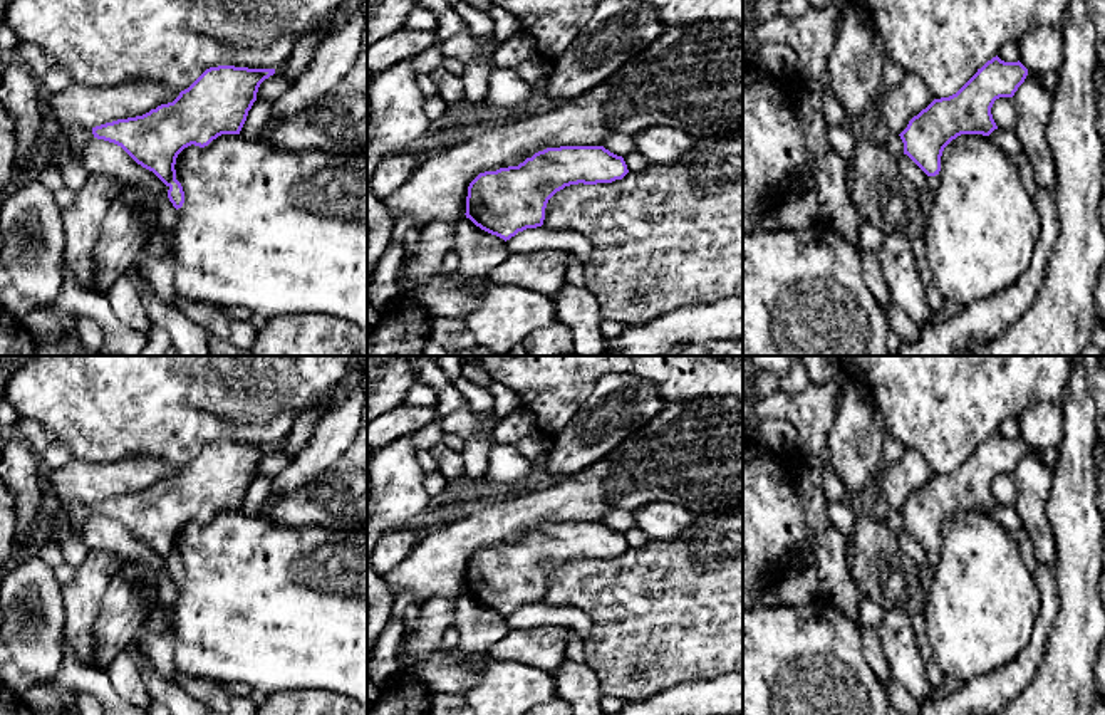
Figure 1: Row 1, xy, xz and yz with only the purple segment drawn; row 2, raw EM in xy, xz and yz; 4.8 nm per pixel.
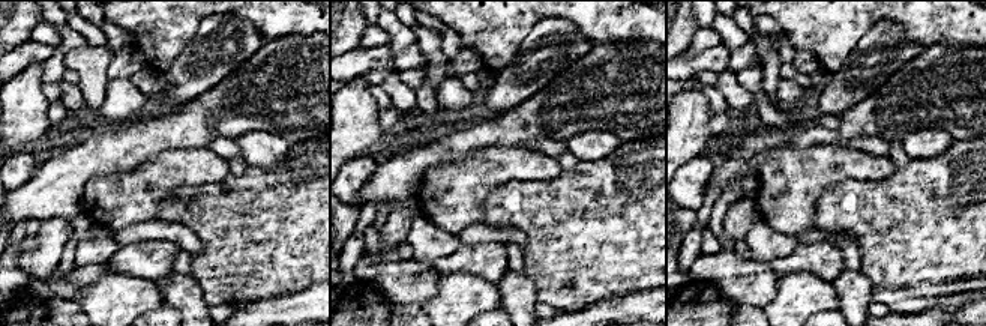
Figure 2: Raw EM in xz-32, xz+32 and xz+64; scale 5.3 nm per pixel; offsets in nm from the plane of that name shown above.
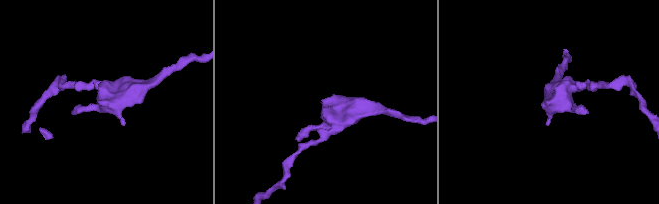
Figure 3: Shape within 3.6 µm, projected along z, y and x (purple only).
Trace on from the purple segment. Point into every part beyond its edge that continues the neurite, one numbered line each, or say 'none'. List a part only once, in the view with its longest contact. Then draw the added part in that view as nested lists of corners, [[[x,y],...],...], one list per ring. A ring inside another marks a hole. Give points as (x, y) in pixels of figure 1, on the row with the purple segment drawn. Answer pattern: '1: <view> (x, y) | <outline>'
1: xy (69, 141) | [[[87,128],[59,129],[57,134],[49,143],[42,141],[37,164],[45,161],[59,168],[64,156],[80,159],[84,146],[92,138],[94,138],[92,129],[87,129]]]

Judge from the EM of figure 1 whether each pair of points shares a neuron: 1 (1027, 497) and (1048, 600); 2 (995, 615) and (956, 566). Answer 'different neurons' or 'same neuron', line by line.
1: different neurons
2: same neuron

